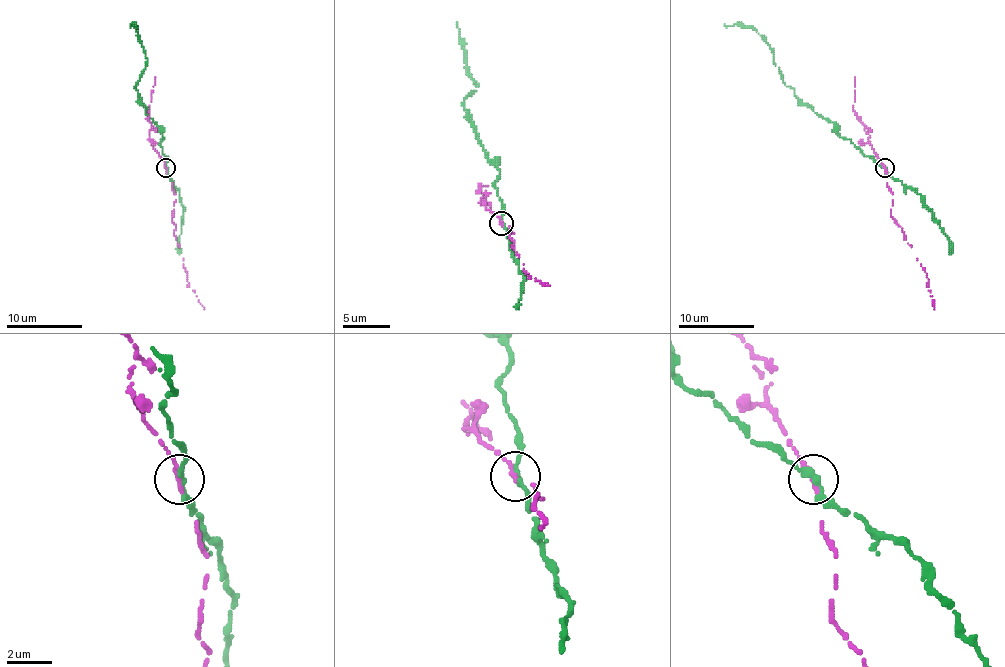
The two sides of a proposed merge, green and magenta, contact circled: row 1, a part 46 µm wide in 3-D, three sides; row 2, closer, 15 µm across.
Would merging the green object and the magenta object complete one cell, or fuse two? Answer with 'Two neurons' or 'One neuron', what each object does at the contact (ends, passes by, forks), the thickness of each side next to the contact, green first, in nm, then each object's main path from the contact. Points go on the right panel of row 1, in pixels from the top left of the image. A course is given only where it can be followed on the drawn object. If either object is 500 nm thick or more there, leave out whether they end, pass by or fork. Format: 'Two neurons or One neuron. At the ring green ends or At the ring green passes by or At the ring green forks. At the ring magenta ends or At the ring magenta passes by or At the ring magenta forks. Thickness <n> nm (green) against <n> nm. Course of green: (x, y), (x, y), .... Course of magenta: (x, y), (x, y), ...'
Two neurons. At the ring green passes by. At the ring magenta ends. Thickness 260 nm (green) against 280 nm. Course of green: (885, 167), (841, 137), (832, 122), (817, 115), (787, 86), (773, 58), (773, 50), (756, 31), (724, 24). Course of magenta: (885, 167), (887, 186), (892, 194), (892, 218), (904, 232), (928, 279), (934, 309)

